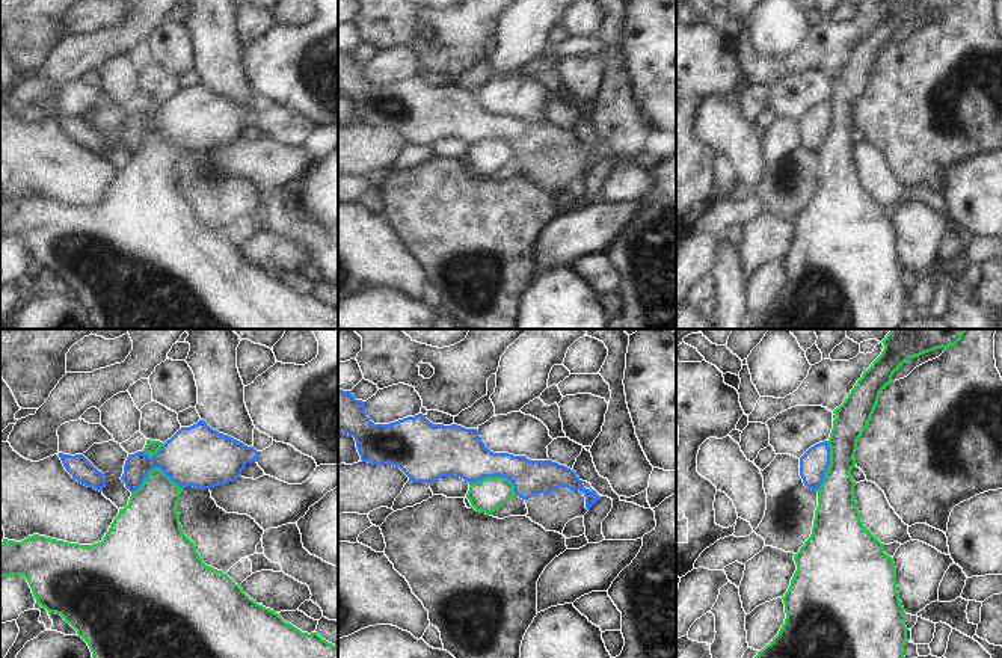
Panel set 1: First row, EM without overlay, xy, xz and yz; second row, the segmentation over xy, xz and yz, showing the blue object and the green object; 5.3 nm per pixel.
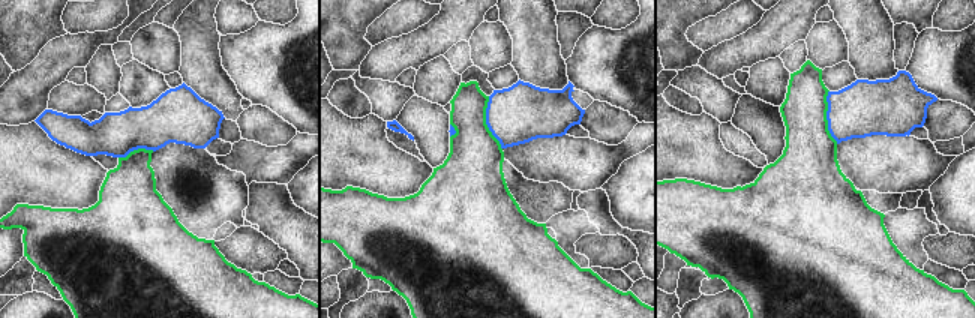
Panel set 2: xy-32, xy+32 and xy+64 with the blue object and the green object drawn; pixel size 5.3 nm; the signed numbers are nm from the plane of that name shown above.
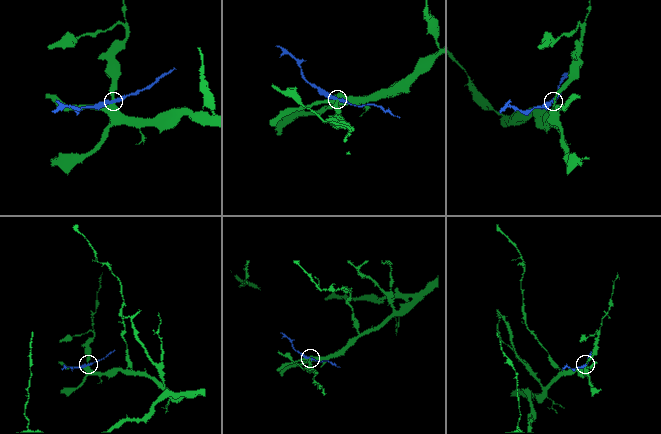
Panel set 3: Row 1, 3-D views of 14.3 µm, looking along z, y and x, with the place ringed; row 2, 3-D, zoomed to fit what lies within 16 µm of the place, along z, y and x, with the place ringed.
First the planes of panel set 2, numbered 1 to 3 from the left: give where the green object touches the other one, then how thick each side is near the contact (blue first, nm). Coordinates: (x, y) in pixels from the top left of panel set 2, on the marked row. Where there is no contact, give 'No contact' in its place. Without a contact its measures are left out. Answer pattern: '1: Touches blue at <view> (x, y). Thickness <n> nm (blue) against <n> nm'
1: Touches blue at xy-32 (135, 149). Thickness 260 nm (blue) against 300 nm
2: Touches blue at xy+32 (486, 123). Thickness 300 nm (blue) against 300 nm
3: Touches blue at xy+64 (827, 117). Thickness 300 nm (blue) against 300 nm.

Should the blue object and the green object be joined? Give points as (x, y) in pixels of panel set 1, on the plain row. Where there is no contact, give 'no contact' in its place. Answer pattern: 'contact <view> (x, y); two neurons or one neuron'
contact xy (154, 129); two neurons

